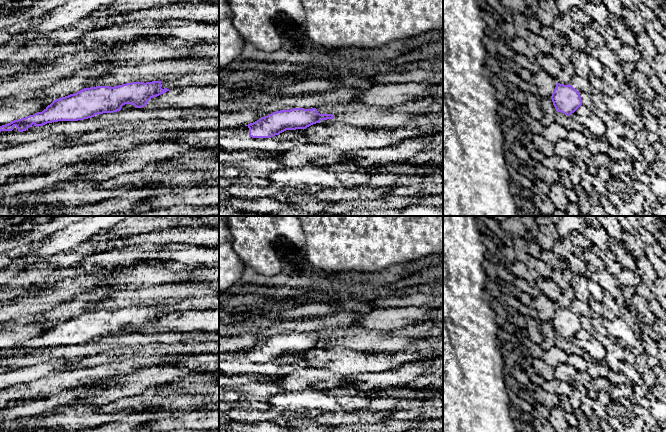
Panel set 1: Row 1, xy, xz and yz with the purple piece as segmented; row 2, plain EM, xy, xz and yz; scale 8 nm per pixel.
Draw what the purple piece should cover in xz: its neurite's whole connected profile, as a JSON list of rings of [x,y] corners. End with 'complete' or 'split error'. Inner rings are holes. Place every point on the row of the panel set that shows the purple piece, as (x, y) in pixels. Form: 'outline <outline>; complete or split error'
outline [[[293,108],[273,112],[245,126],[249,128],[249,137],[270,138],[286,130],[304,130],[327,119],[334,119],[334,115],[320,114],[316,108]]]; complete

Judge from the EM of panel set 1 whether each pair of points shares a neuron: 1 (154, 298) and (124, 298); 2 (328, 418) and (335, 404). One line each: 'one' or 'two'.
1: one
2: two

